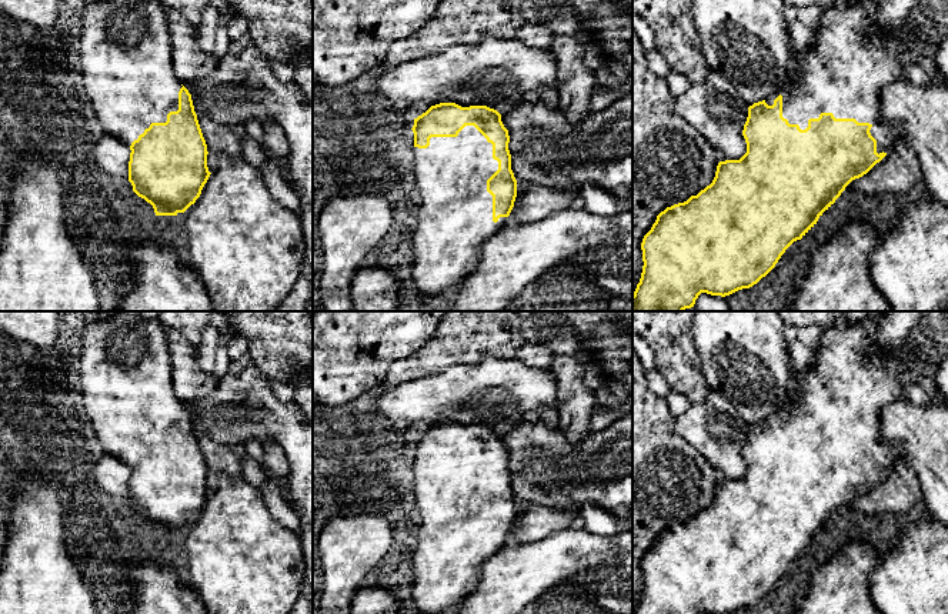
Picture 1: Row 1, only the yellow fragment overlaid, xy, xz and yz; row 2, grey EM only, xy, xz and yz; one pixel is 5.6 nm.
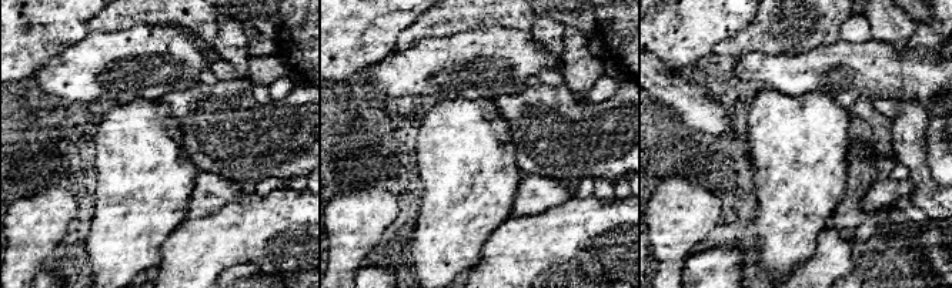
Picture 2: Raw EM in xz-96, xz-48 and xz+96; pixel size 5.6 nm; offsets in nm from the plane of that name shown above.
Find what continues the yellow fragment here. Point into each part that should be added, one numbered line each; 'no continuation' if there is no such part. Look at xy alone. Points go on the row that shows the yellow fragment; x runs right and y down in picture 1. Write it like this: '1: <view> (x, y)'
1: xy (124, 56)

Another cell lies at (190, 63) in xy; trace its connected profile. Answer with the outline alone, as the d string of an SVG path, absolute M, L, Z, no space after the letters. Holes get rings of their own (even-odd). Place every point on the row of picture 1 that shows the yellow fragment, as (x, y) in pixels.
M166 9L171 37L171 63L176 79L190 91L193 83L198 83L211 74L217 59L206 53L197 44L197 30L186 17L173 9Z

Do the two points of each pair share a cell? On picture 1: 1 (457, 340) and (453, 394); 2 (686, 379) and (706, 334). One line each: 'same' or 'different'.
1: different
2: different

